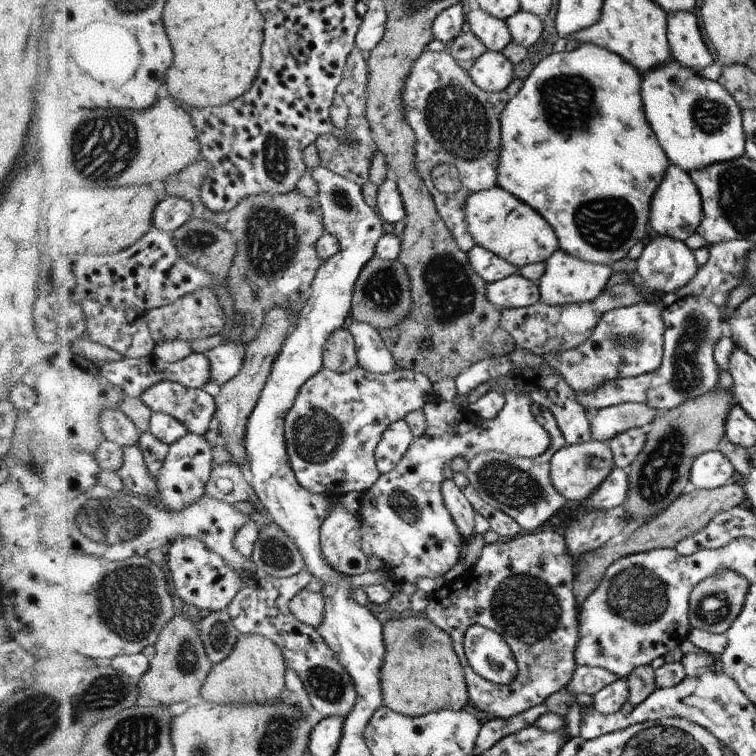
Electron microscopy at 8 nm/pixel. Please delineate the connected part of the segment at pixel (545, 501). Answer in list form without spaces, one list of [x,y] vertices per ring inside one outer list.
[[[532,403],[531,414],[550,434],[551,446],[546,452],[537,458],[511,458],[495,451],[481,453],[469,461],[469,468],[465,473],[481,500],[490,507],[504,512],[528,532],[548,522],[561,508],[564,508],[567,501],[551,482],[550,464],[558,451],[567,446],[567,440],[559,430],[555,416],[547,407]]]

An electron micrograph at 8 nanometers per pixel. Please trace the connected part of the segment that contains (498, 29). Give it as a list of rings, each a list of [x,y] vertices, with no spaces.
[[[470,10],[468,14],[468,28],[480,43],[491,52],[500,52],[507,49],[513,41],[510,26],[502,20],[492,17],[484,10]]]

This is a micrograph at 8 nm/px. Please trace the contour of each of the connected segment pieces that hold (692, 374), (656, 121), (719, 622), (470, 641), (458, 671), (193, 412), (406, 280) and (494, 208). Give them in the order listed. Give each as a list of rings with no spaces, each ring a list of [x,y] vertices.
[[[743,239],[725,241],[716,245],[708,246],[710,250],[710,259],[706,264],[699,268],[699,273],[692,278],[688,285],[676,290],[675,293],[666,294],[661,298],[663,310],[661,318],[664,322],[665,330],[663,332],[663,355],[661,366],[658,370],[649,374],[636,377],[619,377],[615,380],[604,381],[597,389],[593,391],[576,392],[576,401],[589,414],[601,410],[603,407],[618,405],[621,403],[634,402],[651,407],[654,411],[670,411],[684,402],[703,396],[711,389],[718,387],[720,368],[716,365],[713,358],[713,346],[721,335],[721,324],[728,321],[728,318],[722,318],[724,312],[724,303],[731,291],[742,284],[743,272],[745,271],[745,257],[753,248],[750,242]]]
[[[673,58],[668,65],[646,72],[643,100],[647,122],[670,164],[688,174],[746,155],[746,132],[739,104],[720,83],[702,78],[696,69],[684,67]]]
[[[720,569],[718,573],[704,578],[690,595],[689,622],[693,629],[710,633],[726,633],[742,611],[751,583],[731,569]]]
[[[470,626],[463,639],[469,667],[481,678],[510,685],[518,675],[517,660],[500,634],[482,626]]]
[[[422,613],[394,616],[383,629],[386,652],[382,666],[383,705],[390,711],[420,717],[440,710],[460,710],[468,702],[466,674],[446,631]]]
[[[163,381],[146,391],[143,402],[153,413],[164,412],[178,418],[192,433],[205,435],[217,414],[217,398],[206,390]]]
[[[373,257],[355,283],[351,313],[354,320],[368,323],[380,332],[399,325],[411,313],[413,305],[411,280],[403,264],[397,259],[386,261]]]
[[[498,185],[473,193],[467,199],[465,214],[475,245],[506,259],[518,270],[525,265],[547,262],[559,250],[559,238],[546,218]]]

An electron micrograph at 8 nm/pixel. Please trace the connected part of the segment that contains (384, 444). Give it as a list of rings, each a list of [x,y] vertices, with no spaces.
[[[404,419],[396,421],[384,434],[375,450],[375,464],[380,474],[391,472],[415,443],[414,432]]]

